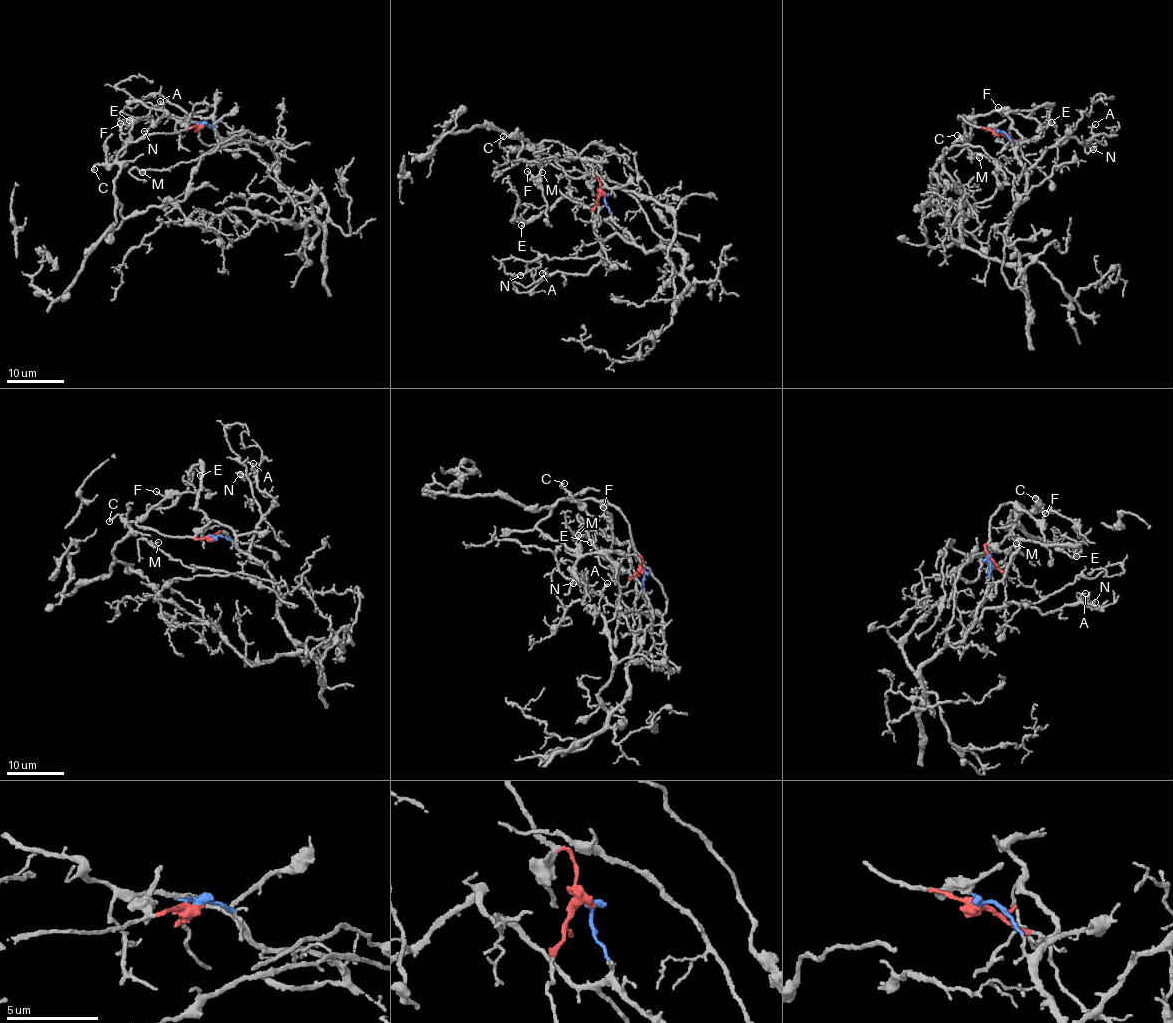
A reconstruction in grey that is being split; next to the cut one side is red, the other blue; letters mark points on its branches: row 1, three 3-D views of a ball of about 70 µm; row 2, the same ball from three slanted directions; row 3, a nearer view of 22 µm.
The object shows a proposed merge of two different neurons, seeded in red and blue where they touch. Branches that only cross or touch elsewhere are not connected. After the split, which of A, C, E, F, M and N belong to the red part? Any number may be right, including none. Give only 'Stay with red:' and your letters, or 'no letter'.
Stay with red: C, F

